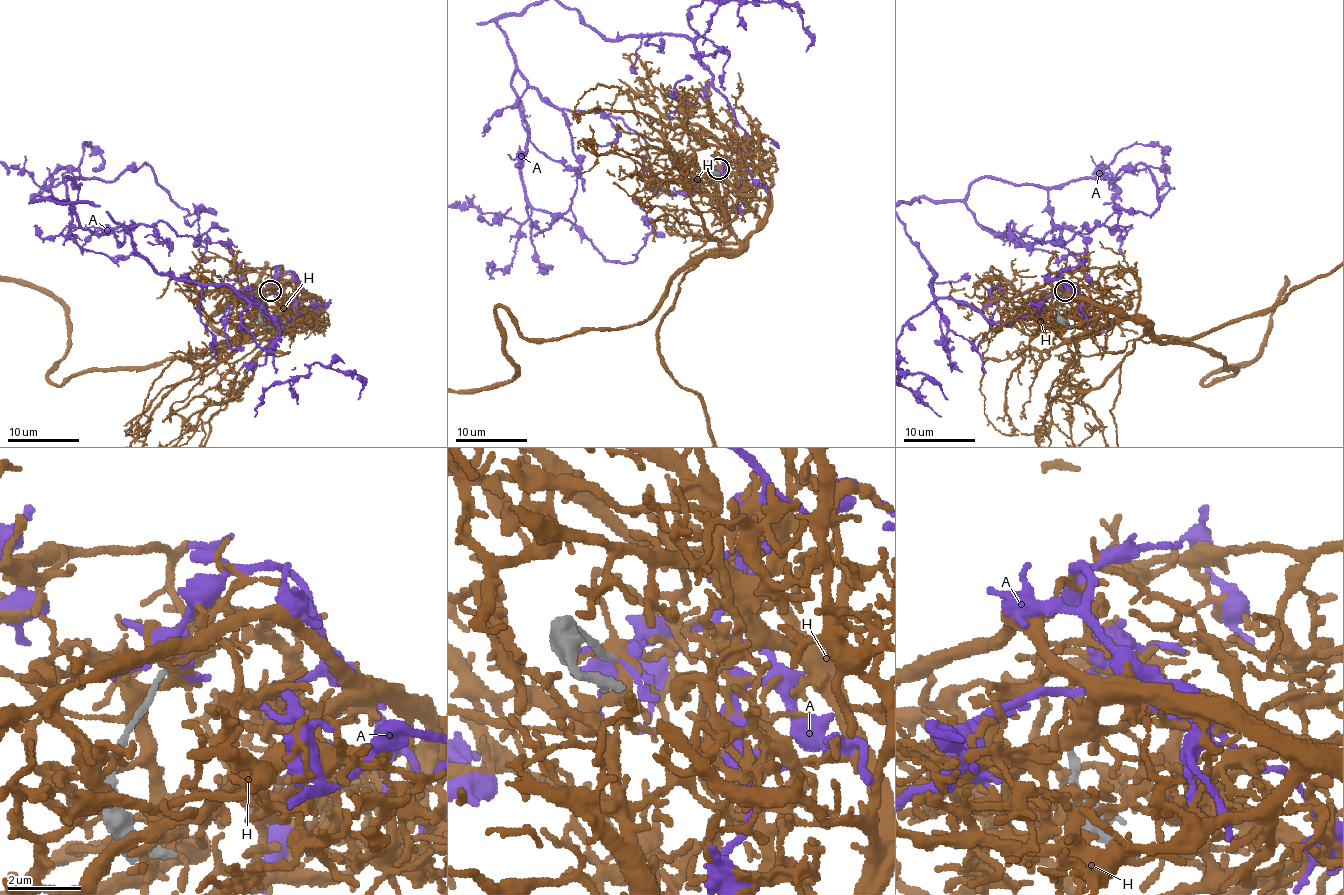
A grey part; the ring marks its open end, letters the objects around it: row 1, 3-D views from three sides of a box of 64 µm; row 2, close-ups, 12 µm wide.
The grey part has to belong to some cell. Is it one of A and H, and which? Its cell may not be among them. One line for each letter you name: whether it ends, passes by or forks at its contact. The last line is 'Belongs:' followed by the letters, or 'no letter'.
A: it forks
Belongs: A

